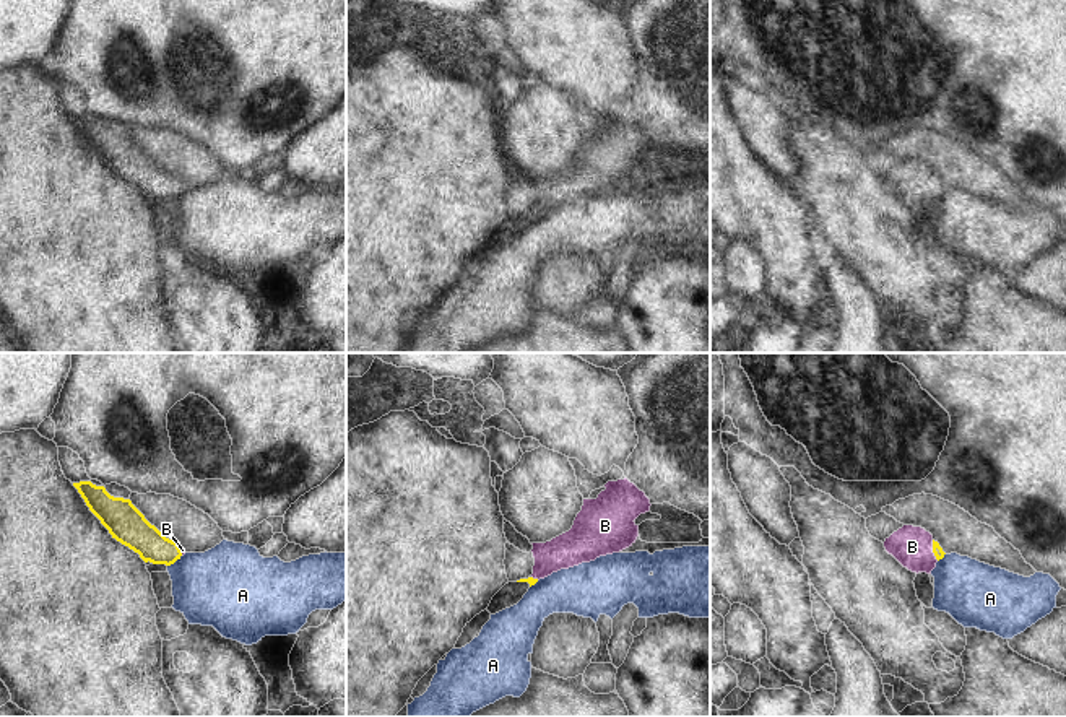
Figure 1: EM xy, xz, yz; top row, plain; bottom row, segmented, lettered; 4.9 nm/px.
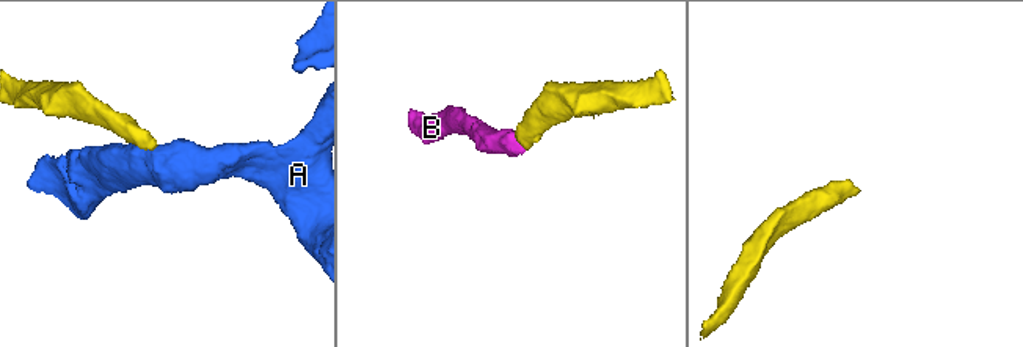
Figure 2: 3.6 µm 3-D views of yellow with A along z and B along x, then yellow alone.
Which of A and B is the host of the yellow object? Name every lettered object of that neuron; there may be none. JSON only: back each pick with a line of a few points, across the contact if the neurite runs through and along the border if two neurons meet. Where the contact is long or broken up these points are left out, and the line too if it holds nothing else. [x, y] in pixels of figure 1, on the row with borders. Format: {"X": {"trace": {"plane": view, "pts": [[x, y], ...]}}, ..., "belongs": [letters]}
{"B": {"trace": {"plane": "yz", "pts": [[938, 551], [933, 550], [917, 550], [912, 547]]}}, "belongs": ["B"]}

